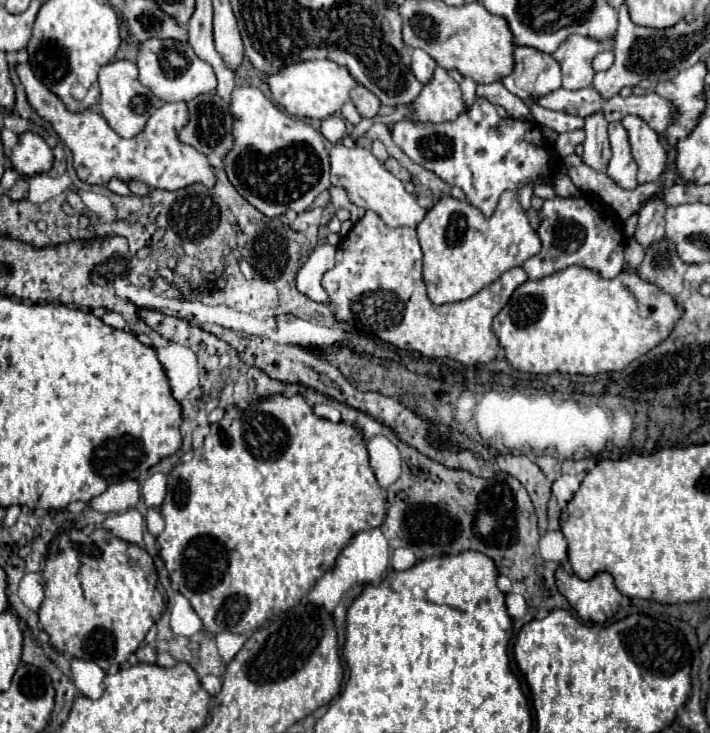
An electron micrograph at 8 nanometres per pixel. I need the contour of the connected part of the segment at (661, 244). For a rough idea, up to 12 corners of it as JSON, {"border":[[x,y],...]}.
{"border":[[663,237],[645,251],[639,275],[679,297],[687,265]]}

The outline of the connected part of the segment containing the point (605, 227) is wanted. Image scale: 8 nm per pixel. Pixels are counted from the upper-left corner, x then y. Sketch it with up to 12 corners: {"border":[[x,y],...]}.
{"border":[[587,195],[545,199],[541,251],[541,279],[569,265],[617,277],[621,221]]}

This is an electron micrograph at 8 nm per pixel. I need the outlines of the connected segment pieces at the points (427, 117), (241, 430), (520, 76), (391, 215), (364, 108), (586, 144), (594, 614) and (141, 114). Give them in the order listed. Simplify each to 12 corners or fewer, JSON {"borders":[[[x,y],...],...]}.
{"borders":[[[437,67],[413,101],[417,121],[443,123],[467,111],[459,85]],[[231,407],[157,537],[207,633],[291,609],[385,519],[361,433]],[[515,47],[513,73],[501,83],[519,99],[561,87],[559,63]],[[365,147],[329,149],[331,183],[391,227],[425,217]],[[351,89],[351,101],[359,115],[373,119],[381,107],[369,89]],[[603,113],[585,117],[583,161],[607,169],[611,147]],[[557,567],[557,589],[581,619],[605,623],[623,595],[609,573],[579,579]],[[133,61],[99,71],[99,109],[121,137],[135,137],[161,101]]]}

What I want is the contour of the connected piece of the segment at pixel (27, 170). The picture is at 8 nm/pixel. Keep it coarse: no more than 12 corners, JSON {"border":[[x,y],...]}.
{"border":[[27,131],[11,153],[25,177],[53,165],[53,149],[41,135]]}

